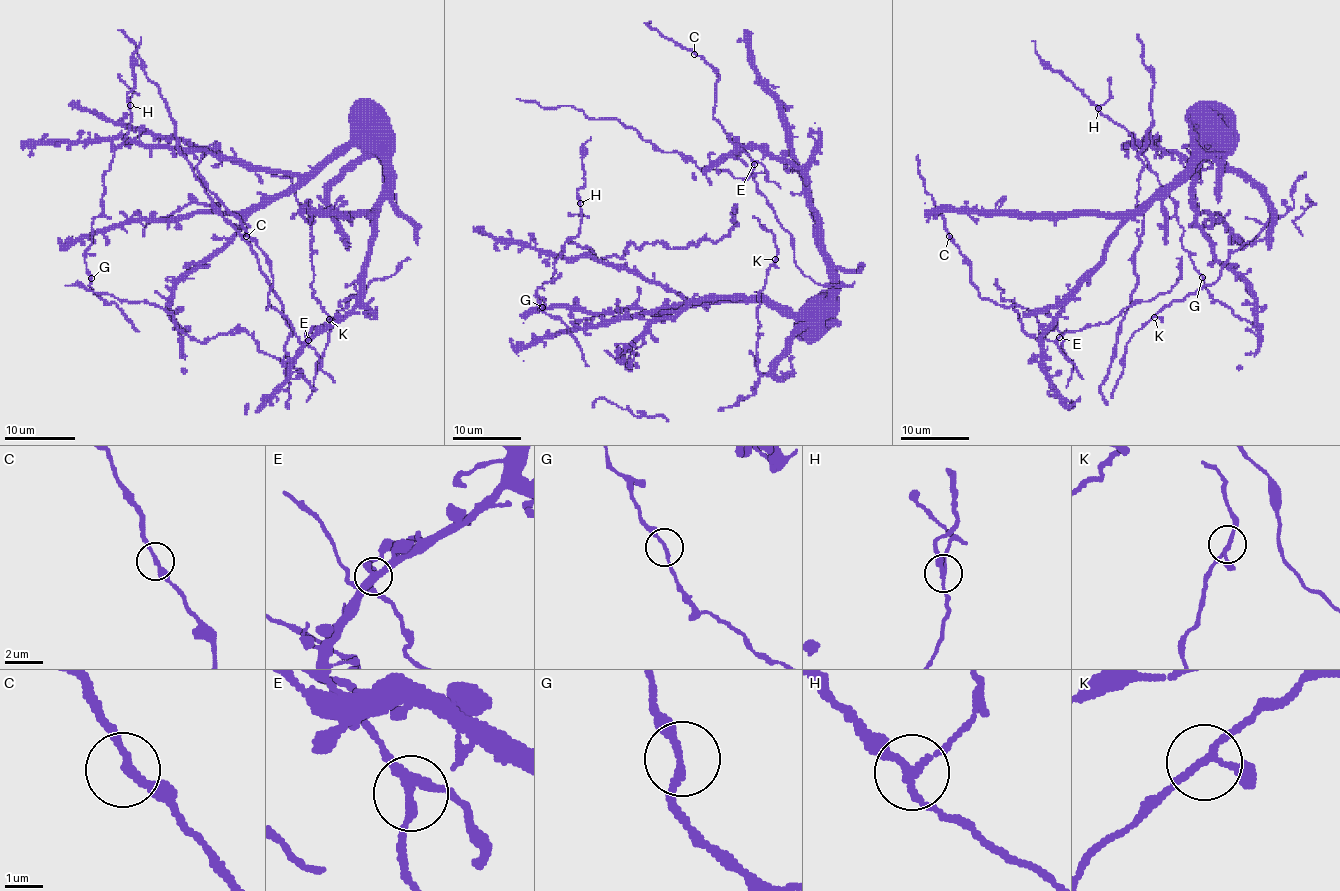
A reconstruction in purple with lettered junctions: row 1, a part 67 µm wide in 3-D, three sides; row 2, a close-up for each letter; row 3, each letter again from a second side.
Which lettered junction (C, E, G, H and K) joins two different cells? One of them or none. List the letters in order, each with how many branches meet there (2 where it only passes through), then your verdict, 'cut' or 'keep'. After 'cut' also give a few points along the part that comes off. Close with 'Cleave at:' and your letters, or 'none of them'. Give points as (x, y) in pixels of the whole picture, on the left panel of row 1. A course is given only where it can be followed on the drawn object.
C: branches 2; keep
E: branches 3; keep
G: branches 2; keep
H: branches 3; cut; course (130, 106), (132, 90), (118, 74)
K: branches 3; keep
Cleave at: H

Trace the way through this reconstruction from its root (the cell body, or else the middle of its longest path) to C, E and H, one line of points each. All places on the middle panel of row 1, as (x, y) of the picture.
C: (830, 280), (830, 257), (808, 178), (796, 166), (728, 137), (713, 116), (720, 76), (694, 54)
E: (830, 280), (830, 257), (818, 230), (808, 178), (796, 166), (765, 156), (758, 149), (746, 149), (754, 164)
H: (830, 280), (828, 297), (804, 314), (761, 300), (690, 300), (623, 268), (565, 257), (580, 204)

